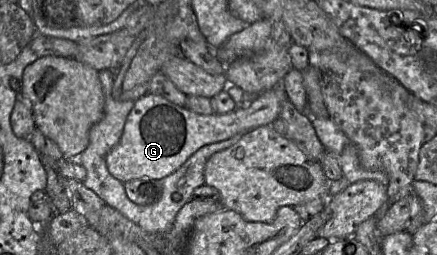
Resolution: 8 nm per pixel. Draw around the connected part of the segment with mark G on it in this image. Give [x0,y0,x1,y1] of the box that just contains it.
[106,89,281,182]

